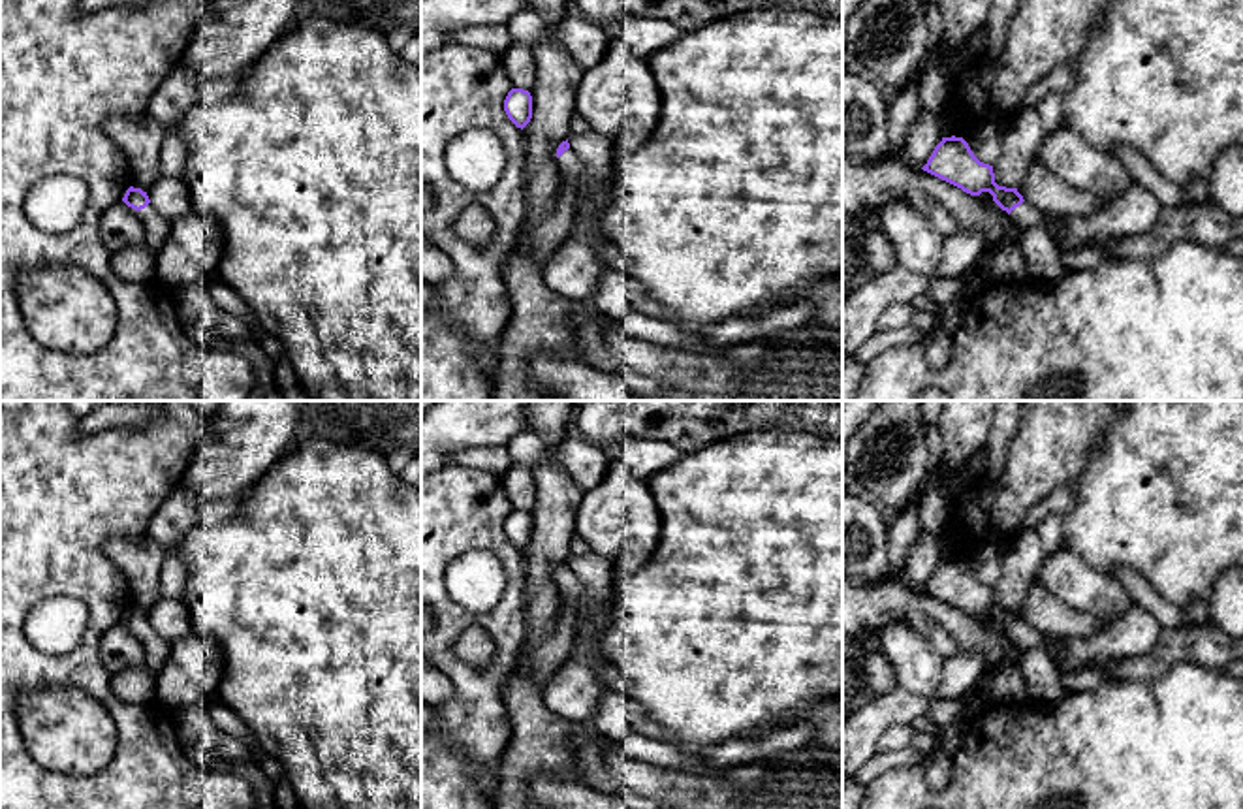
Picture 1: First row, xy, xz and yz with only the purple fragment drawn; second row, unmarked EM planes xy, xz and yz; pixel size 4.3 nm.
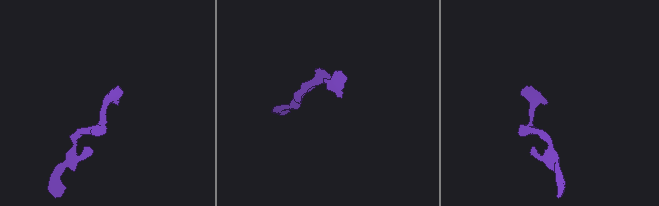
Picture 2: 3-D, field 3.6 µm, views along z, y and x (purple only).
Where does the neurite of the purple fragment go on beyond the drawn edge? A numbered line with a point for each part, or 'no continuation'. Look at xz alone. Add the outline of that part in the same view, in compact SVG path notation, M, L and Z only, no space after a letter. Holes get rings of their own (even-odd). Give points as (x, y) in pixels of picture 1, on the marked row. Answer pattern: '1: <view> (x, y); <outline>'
1: xz (568, 164); M572 149L564 151L564 154L557 158L557 164L559 164L560 173L579 182L583 167Z

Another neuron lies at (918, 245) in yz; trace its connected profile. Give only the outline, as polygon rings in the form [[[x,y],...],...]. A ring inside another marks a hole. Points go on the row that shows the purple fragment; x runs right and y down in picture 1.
[[[905,199],[888,201],[874,216],[874,226],[895,248],[897,263],[935,278],[944,256],[944,235]]]

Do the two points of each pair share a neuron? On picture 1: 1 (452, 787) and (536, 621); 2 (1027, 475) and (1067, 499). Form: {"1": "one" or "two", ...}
{"1": "two", "2": "two"}

